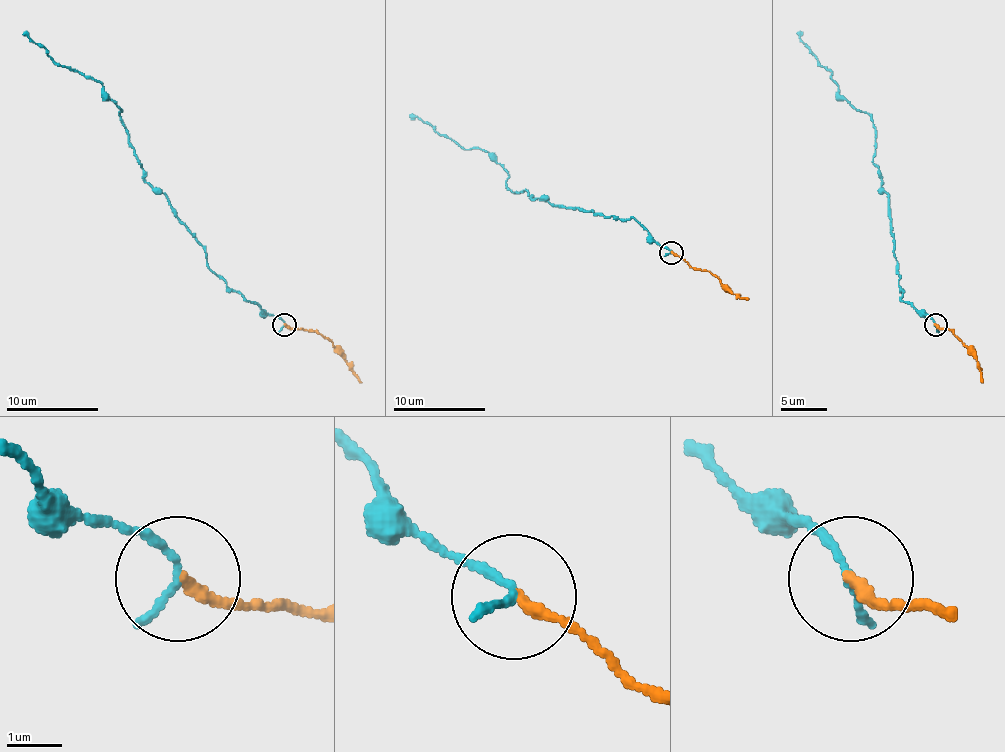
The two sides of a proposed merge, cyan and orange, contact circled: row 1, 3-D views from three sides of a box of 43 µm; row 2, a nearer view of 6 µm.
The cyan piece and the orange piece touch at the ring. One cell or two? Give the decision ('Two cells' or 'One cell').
One cell

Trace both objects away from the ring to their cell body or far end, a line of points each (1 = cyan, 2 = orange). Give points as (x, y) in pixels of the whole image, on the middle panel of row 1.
1: (672, 253), (632, 218), (595, 216), (510, 190), (507, 172), (486, 151), (466, 149), (410, 114)
2: (672, 253), (709, 271), (732, 292), (748, 299)

